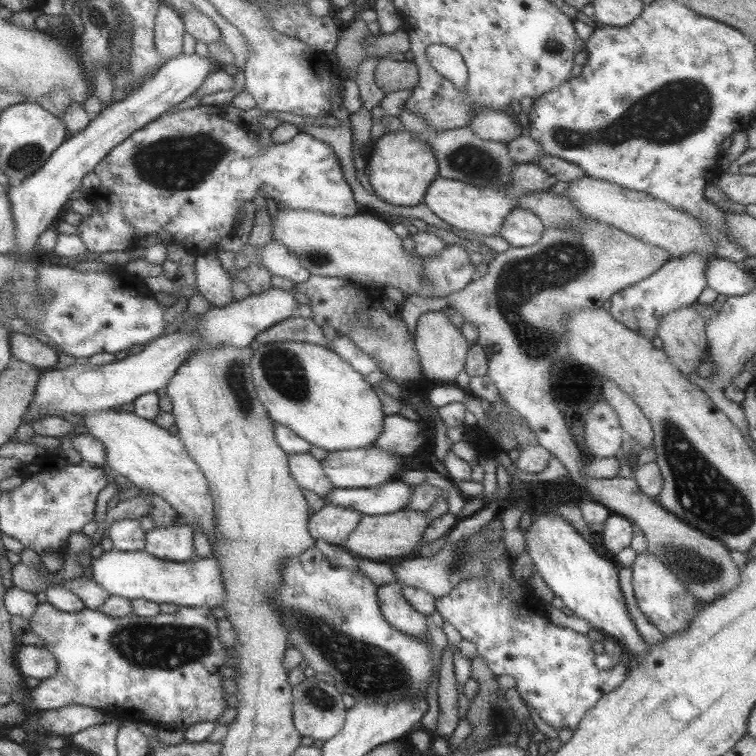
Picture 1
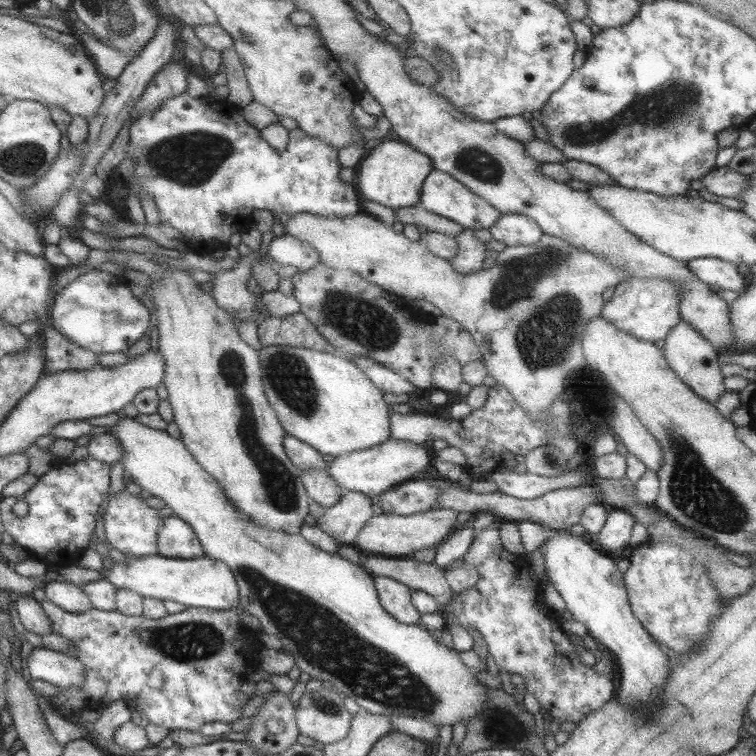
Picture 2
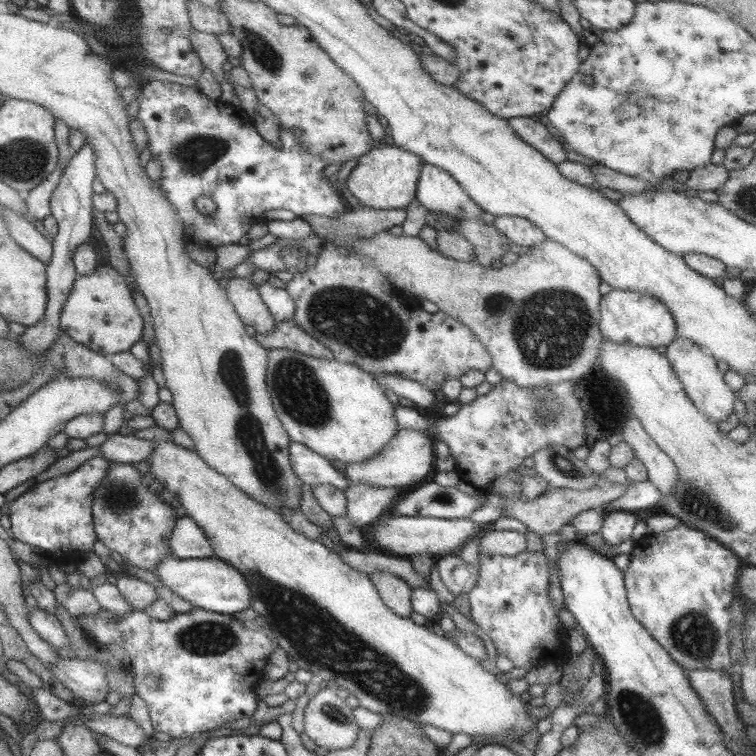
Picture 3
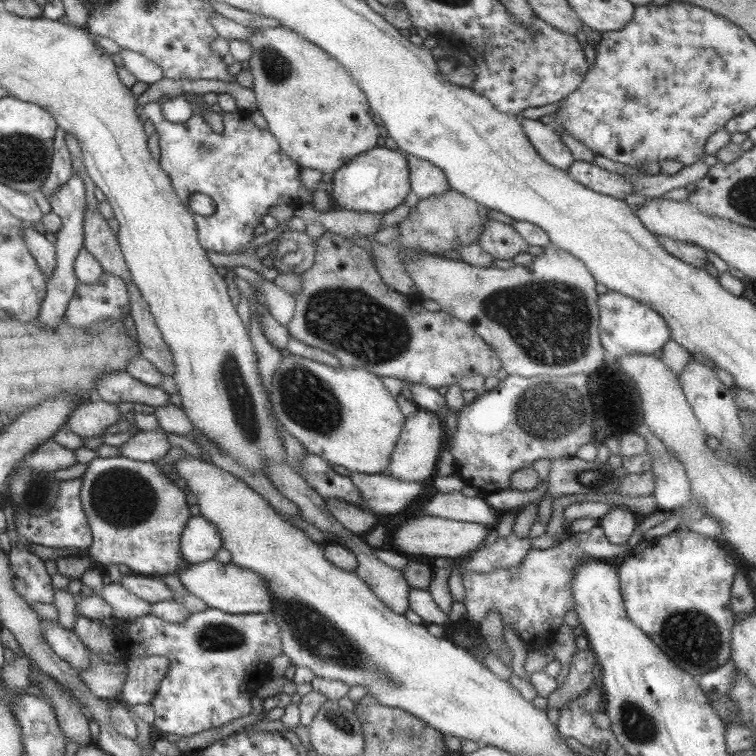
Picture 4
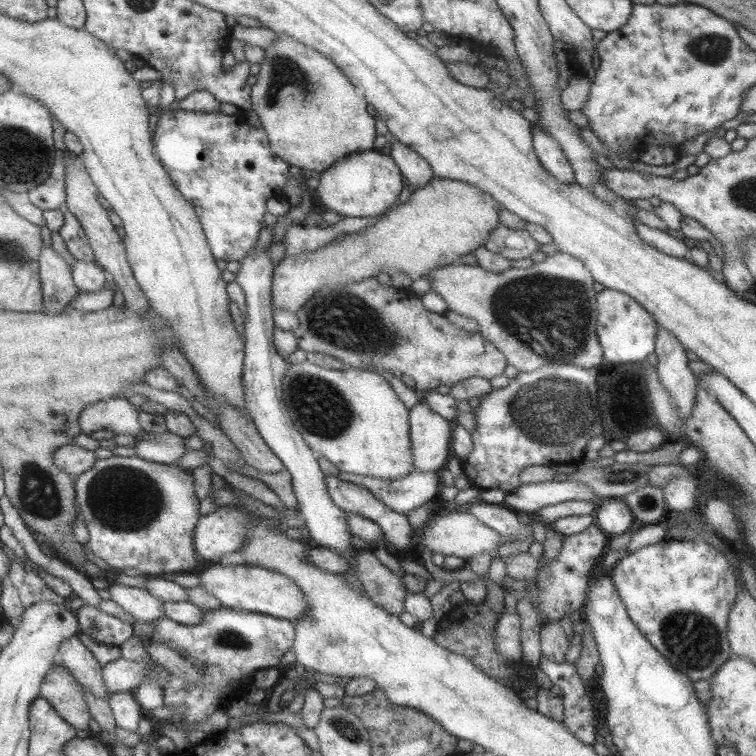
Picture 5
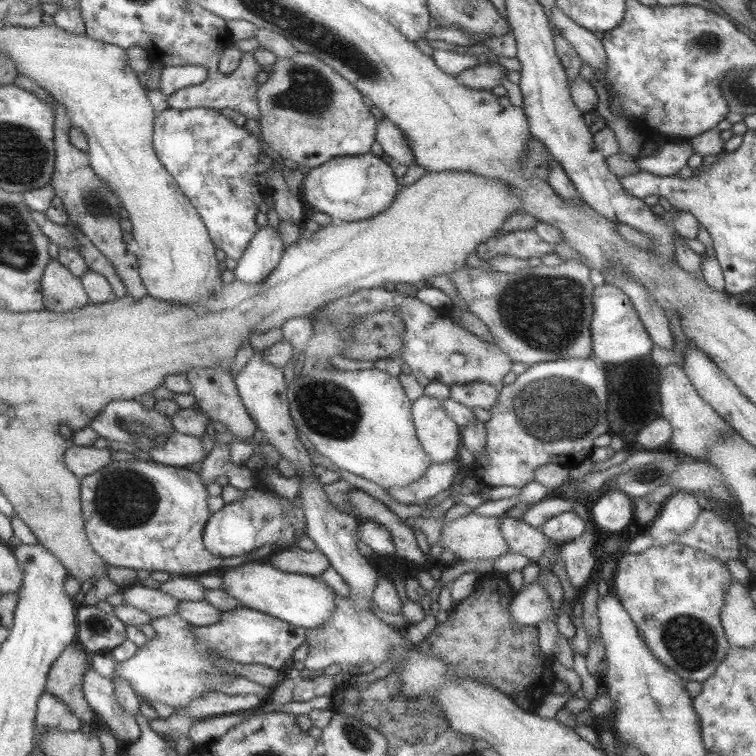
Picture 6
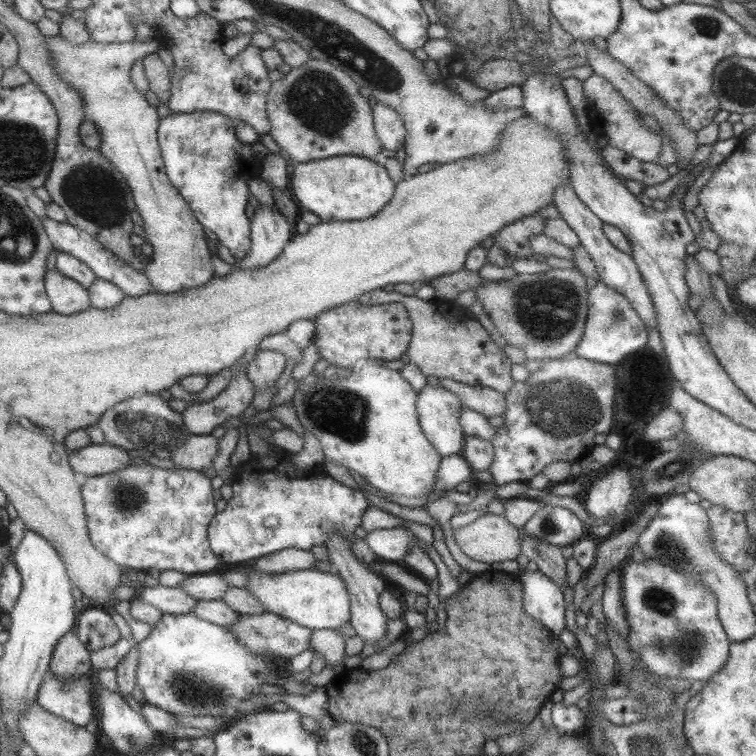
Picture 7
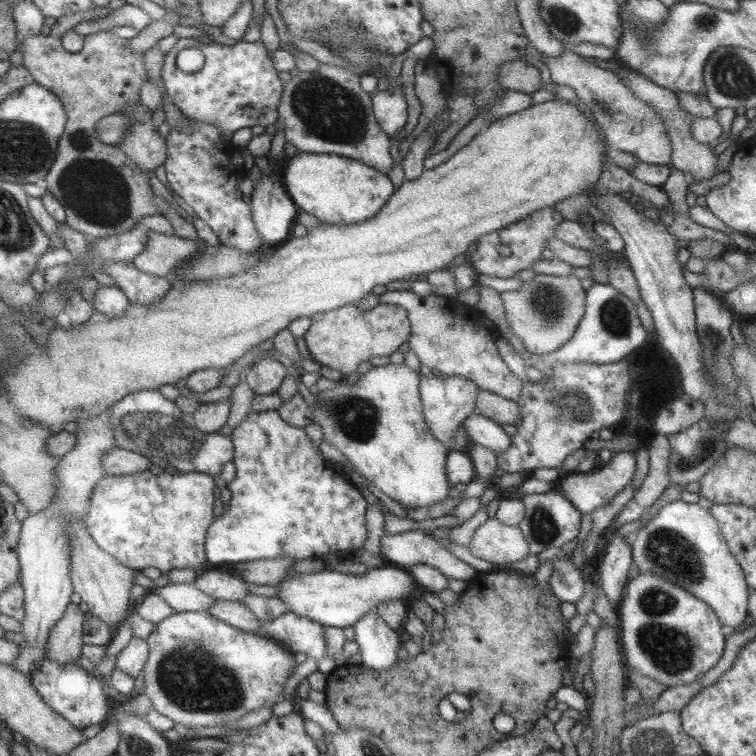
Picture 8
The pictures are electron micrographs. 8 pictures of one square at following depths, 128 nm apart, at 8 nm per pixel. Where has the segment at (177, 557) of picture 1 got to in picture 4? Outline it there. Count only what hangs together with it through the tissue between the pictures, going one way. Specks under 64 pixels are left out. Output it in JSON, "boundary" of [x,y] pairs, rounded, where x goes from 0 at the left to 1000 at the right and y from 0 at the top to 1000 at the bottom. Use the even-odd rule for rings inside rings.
{"boundary":[[[262,681],[245,690],[237,710],[237,730],[243,745],[262,746],[280,741],[291,724],[292,713],[287,698],[276,693],[276,688]]]}

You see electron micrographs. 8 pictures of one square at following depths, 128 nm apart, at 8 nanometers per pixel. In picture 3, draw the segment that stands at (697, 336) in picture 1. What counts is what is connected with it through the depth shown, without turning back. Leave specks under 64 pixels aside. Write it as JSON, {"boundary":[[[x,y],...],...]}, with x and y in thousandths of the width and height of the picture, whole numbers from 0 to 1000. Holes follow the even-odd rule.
{"boundary":[[[894,444],[893,450],[881,458],[878,470],[896,496],[903,519],[935,556],[940,556],[943,561],[951,561],[970,545],[974,521],[959,508],[958,495],[948,488],[946,481],[948,476],[937,466],[913,450]]]}

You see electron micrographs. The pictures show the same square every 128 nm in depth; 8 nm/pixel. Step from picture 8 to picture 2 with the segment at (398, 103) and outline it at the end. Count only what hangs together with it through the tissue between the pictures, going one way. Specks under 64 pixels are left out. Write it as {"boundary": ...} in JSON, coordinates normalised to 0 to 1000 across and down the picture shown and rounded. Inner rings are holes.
{"boundary":[[[571,224],[562,233],[560,246],[557,246],[554,269],[573,283],[579,283],[608,296],[612,302],[624,302],[626,304],[646,303],[648,296],[653,295],[653,291],[663,284],[635,259],[623,255],[620,250],[601,238],[594,230],[581,228],[577,224]]]}

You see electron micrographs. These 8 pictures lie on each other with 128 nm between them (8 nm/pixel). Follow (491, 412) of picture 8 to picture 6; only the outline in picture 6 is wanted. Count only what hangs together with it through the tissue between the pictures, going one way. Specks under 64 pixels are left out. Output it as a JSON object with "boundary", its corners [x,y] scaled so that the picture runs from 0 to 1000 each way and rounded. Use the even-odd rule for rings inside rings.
{"boundary":[[[620,505],[612,508],[595,508],[594,526],[620,540],[648,542],[656,533],[661,511],[649,511],[642,505]]]}

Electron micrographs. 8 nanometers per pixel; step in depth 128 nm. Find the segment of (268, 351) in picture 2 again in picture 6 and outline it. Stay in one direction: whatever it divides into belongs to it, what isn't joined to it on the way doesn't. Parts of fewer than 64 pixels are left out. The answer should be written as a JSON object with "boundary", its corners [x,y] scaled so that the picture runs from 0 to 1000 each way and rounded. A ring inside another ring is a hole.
{"boundary":[[[422,484],[403,497],[392,492],[378,509],[378,528],[389,563],[419,599],[435,606],[446,619],[496,638],[507,647],[541,643],[554,635],[571,612],[553,586],[545,557],[545,532],[538,528],[525,497],[496,487],[438,493],[434,485]]]}

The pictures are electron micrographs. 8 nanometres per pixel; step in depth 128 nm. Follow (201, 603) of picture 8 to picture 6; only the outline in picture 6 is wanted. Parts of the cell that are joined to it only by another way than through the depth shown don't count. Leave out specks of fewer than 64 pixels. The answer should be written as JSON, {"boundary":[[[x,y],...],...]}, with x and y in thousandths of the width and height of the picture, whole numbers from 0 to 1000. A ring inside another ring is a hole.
{"boundary":[[[187,772],[159,778],[156,783],[160,786],[163,800],[171,799],[171,802],[187,806],[201,819],[231,813],[234,798],[238,796],[229,788],[221,788],[209,778],[193,778]]]}

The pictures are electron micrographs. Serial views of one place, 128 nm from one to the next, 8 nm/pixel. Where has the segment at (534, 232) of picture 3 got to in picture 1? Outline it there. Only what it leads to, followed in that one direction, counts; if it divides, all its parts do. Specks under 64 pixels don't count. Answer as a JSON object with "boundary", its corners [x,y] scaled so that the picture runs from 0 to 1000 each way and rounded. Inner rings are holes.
{"boundary":[[[679,274],[665,290],[656,310],[668,316],[676,327],[693,327],[709,321],[721,303],[705,280]]]}

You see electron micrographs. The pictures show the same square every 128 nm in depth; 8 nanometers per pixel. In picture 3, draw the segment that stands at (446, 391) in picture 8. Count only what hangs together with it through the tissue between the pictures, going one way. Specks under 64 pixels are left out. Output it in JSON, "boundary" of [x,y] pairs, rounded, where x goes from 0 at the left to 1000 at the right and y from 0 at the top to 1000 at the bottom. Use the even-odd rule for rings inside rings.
{"boundary":[[[529,566],[493,606],[458,614],[454,627],[464,639],[483,639],[491,644],[541,646],[560,638],[565,624],[575,619],[575,582],[562,570]]]}

